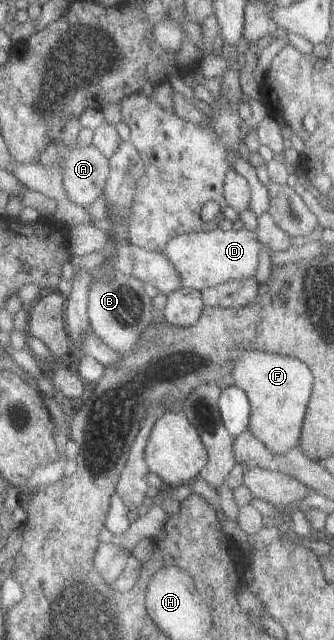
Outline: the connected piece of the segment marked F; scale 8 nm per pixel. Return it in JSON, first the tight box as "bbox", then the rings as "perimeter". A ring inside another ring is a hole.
{"bbox":[230,350,312,455],"perimeter":[[[241,350],[235,352],[232,360],[232,371],[230,371],[233,385],[244,392],[249,405],[249,416],[247,430],[256,438],[268,451],[274,455],[284,455],[288,449],[298,448],[300,439],[300,427],[304,419],[306,404],[310,397],[312,377],[306,365],[301,361],[296,361],[290,356],[281,356],[270,352],[254,350]]]}

